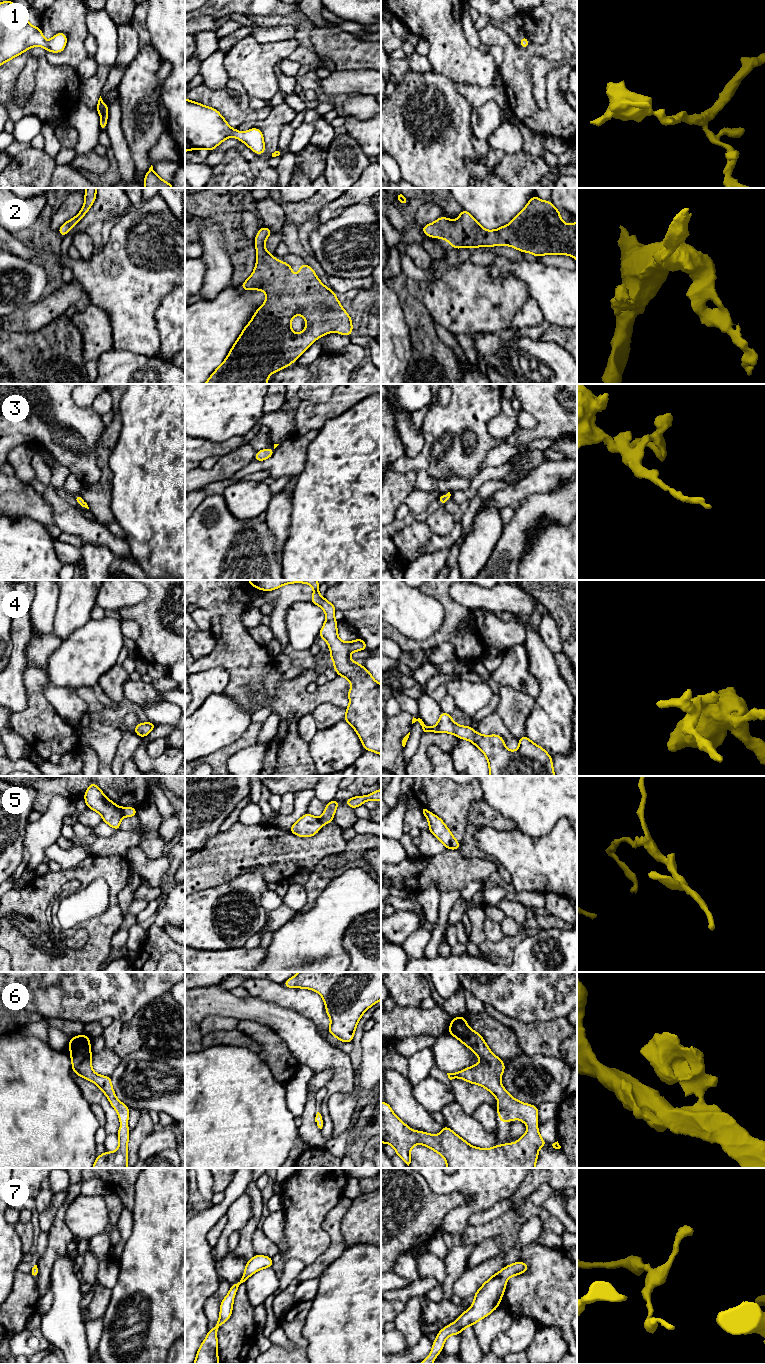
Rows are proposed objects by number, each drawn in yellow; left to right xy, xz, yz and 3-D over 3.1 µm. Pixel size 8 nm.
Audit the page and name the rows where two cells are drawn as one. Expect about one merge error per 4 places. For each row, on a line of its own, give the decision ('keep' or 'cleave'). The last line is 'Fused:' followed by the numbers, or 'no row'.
1: keep
2: keep
3: keep
4: keep
5: cleave
6: keep
7: keep
Fused: 5

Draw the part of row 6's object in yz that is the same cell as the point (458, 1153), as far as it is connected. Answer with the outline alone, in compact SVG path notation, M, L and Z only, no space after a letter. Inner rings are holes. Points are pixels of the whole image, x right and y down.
M464 1016L452 1018L447 1033L457 1038L481 1059L480 1063L467 1067L462 1071L447 1073L448 1078L450 1080L455 1078L464 1079L468 1083L477 1084L487 1089L496 1099L495 1108L500 1116L500 1122L505 1123L520 1119L528 1126L526 1134L520 1137L516 1143L496 1145L489 1149L473 1147L445 1125L443 1125L442 1132L439 1135L431 1135L427 1132L410 1129L394 1114L389 1104L386 1101L383 1101L381 1103L381 1143L389 1143L392 1145L396 1154L408 1166L411 1163L411 1148L416 1144L422 1144L442 1155L447 1163L446 1168L535 1168L539 1149L548 1144L541 1138L537 1127L538 1106L522 1103L513 1098L505 1090L500 1081L500 1077L505 1070L503 1060L499 1059L491 1052L486 1042L477 1031L473 1031L469 1028Z

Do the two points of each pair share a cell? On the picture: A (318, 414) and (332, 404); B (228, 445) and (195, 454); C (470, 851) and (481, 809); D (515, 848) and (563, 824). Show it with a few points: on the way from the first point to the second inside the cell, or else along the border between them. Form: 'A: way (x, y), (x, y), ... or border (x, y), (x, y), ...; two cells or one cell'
A: way (321, 413), (329, 407); one cell
B: way (220, 448), (203, 448); one cell
C: way (470, 841), (470, 829), (476, 819); one cell
D: way (527, 848), (541, 848), (553, 836); one cell

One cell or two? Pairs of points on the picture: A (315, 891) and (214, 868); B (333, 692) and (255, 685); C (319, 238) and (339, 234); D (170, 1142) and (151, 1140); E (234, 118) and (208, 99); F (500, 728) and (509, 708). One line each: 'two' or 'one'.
A: two
B: one
C: one
D: one
E: one
F: two

